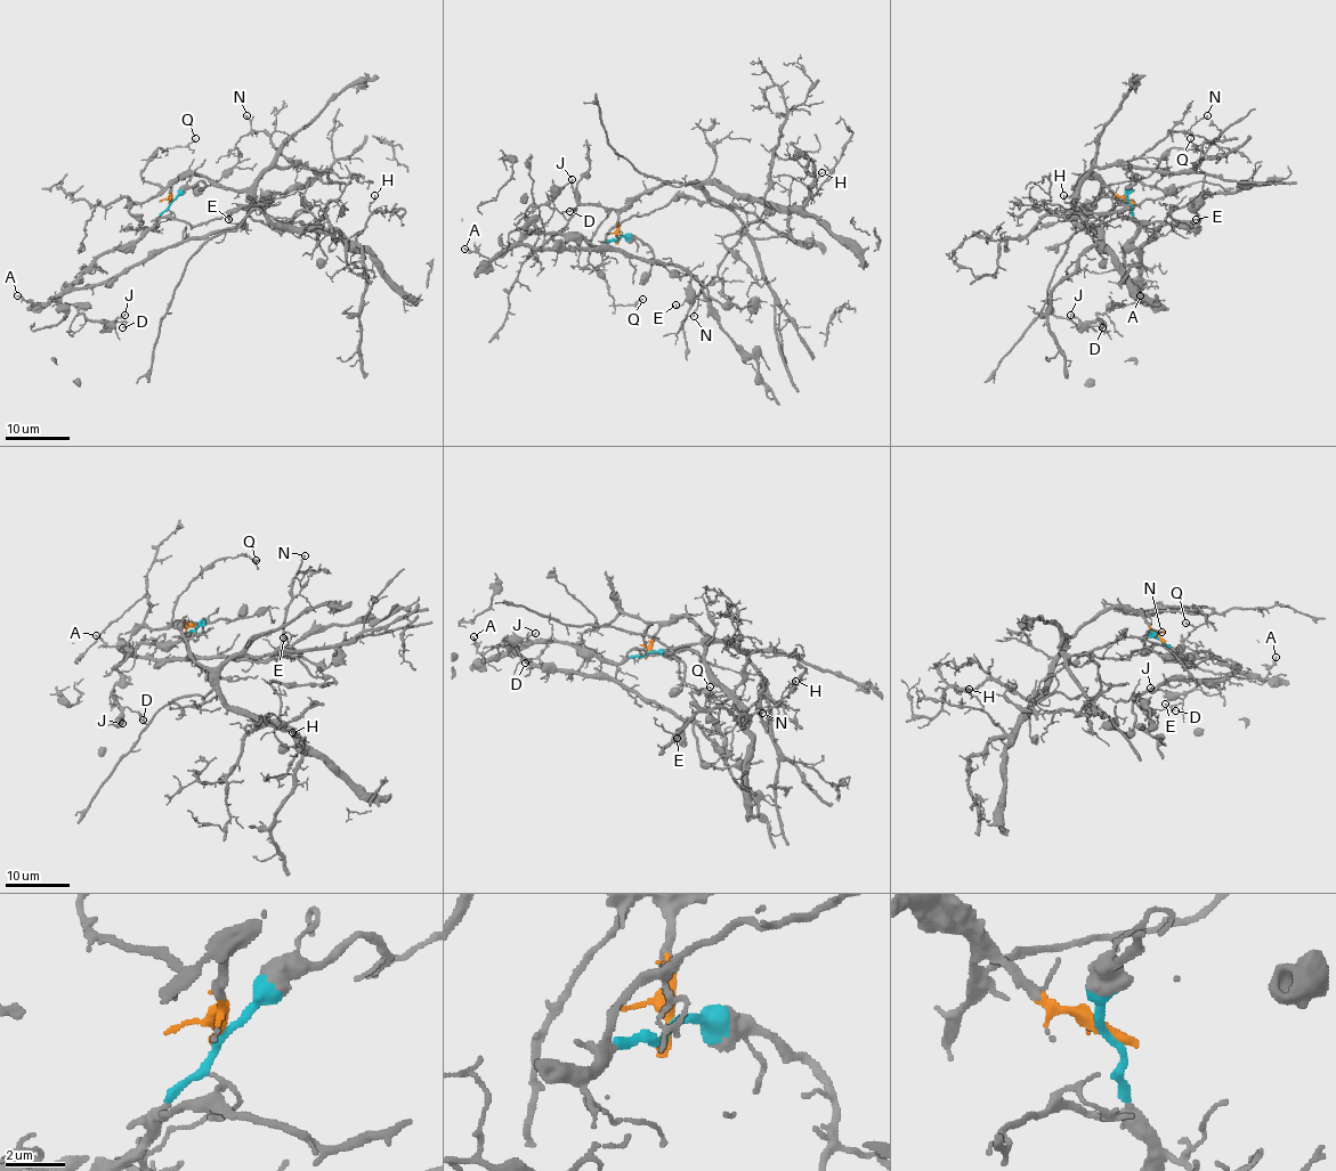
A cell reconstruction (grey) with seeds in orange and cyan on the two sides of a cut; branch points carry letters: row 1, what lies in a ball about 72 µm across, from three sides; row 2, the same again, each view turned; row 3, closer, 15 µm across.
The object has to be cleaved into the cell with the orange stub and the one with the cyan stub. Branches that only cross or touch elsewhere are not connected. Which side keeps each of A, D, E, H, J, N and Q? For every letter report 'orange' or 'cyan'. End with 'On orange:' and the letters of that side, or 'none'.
A: cyan
D: cyan
E: cyan
H: orange
J: cyan
N: orange
Q: orange
On orange: H, N, Q

